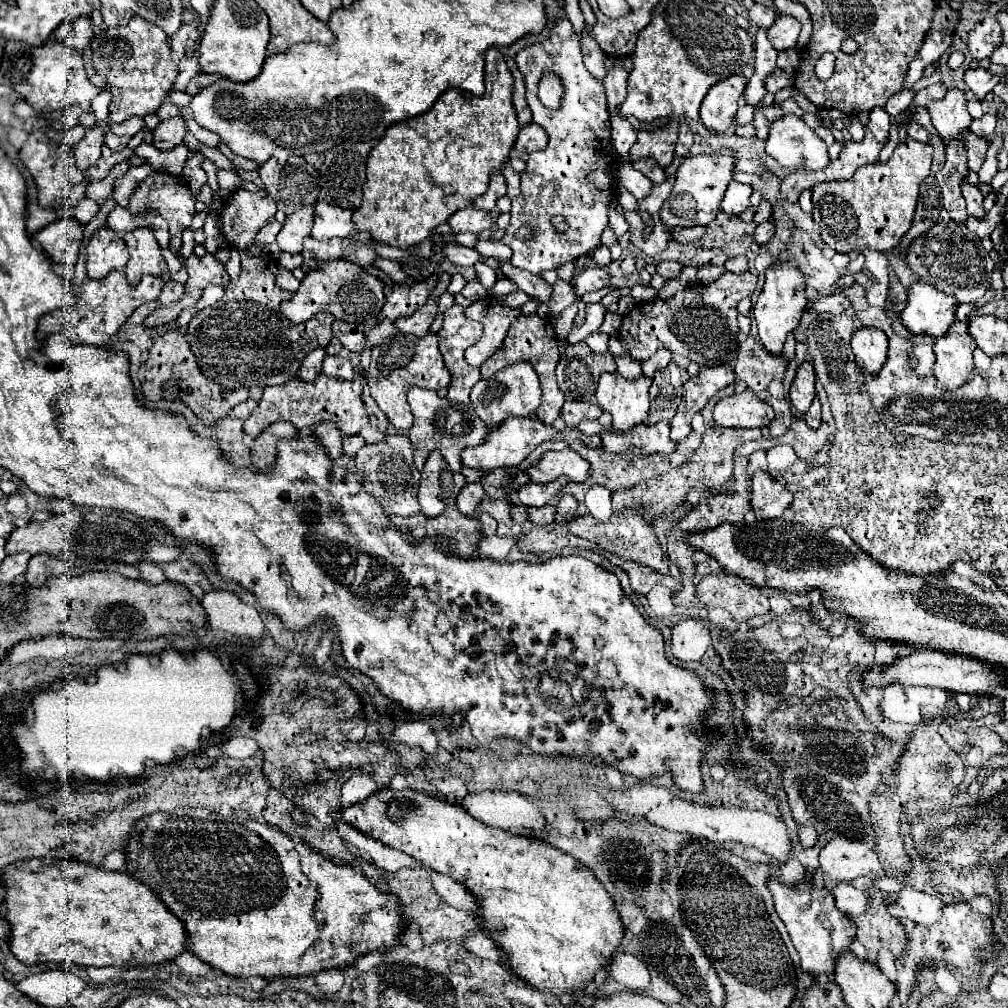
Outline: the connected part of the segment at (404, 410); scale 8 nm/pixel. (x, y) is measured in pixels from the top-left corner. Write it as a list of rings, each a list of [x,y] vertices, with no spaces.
[[[396,333],[388,339],[384,339],[382,345],[372,347],[372,363],[368,367],[366,375],[372,399],[378,403],[378,407],[388,415],[390,423],[398,429],[408,431],[412,427],[412,413],[406,401],[406,393],[412,385],[438,391],[442,387],[450,385],[450,373],[442,361],[442,355],[438,351],[438,335],[428,333],[426,337],[418,339],[408,333]]]

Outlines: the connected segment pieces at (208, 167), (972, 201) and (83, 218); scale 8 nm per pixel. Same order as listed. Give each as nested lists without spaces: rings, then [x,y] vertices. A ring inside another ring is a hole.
[[[206,159],[206,161],[202,163],[202,169],[204,169],[206,175],[208,175],[208,185],[210,185],[214,193],[217,193],[220,190],[220,187],[217,181],[218,167],[216,167],[216,163],[210,161],[210,159]]]
[[[968,181],[962,183],[962,195],[966,199],[966,207],[968,207],[968,215],[974,215],[974,217],[984,217],[984,207],[982,207],[982,201],[984,201],[984,195],[974,187],[970,185]]]
[[[85,197],[76,206],[70,209],[69,216],[74,217],[82,224],[87,224],[93,217],[97,215],[98,211],[98,204]]]

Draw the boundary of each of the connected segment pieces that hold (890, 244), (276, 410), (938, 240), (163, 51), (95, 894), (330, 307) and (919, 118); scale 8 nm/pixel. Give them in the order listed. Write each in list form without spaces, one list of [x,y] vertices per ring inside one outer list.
[[[906,137],[886,163],[860,167],[852,179],[844,183],[820,183],[812,189],[814,223],[820,227],[820,237],[838,253],[876,249],[888,251],[898,247],[912,223],[918,201],[918,185],[930,175],[932,145]]]
[[[320,373],[312,383],[294,377],[280,387],[266,387],[258,407],[244,423],[244,431],[250,437],[256,437],[264,427],[268,427],[274,421],[290,421],[296,429],[314,427],[320,421],[334,421],[338,423],[344,435],[356,435],[364,425],[368,425],[368,413],[362,403],[362,381],[342,381]]]
[[[952,219],[922,233],[908,249],[910,269],[920,277],[920,281],[932,283],[938,291],[956,297],[960,303],[978,303],[984,297],[984,293],[990,289],[990,277],[996,261],[996,251],[988,253],[978,235],[970,233],[966,225],[952,223]]]
[[[132,17],[128,25],[102,27],[96,31],[90,49],[92,67],[106,79],[106,89],[112,95],[110,123],[122,123],[134,115],[144,117],[148,113],[156,113],[172,91],[178,69],[172,63],[168,35],[154,23],[142,17]]]
[[[42,857],[8,865],[4,871],[4,887],[4,919],[10,923],[12,929],[10,947],[22,963],[38,965],[54,961],[96,967],[116,965],[122,969],[130,969],[146,963],[168,963],[182,951],[186,951],[184,925],[180,923],[180,919],[176,919],[176,915],[172,915],[168,907],[164,907],[164,903],[156,899],[156,893],[150,887],[144,887],[140,879],[132,879],[132,875],[124,871],[104,871],[86,863]]]
[[[336,259],[336,261],[320,263],[320,267],[308,271],[306,277],[302,279],[300,289],[292,295],[290,301],[282,305],[282,313],[292,323],[304,323],[320,311],[328,311],[336,319],[364,323],[376,317],[382,305],[384,305],[384,283],[374,275],[368,275],[366,271],[362,271],[362,267],[344,259]]]
[[[912,107],[912,121],[924,125],[924,129],[930,131],[931,135],[939,135],[936,131],[936,127],[932,127],[932,119],[930,119],[926,107]]]

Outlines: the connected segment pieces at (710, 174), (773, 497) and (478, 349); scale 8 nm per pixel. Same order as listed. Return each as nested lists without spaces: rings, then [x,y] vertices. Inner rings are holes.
[[[732,149],[716,151],[710,155],[686,157],[676,171],[676,183],[672,187],[672,193],[660,209],[662,223],[666,227],[694,227],[694,225],[712,223],[716,219],[720,201],[732,177],[734,177],[734,151]]]
[[[756,471],[752,477],[750,503],[758,519],[782,517],[784,509],[792,503],[792,493],[782,487],[770,473]]]
[[[492,297],[474,301],[472,305],[468,305],[464,309],[464,315],[468,319],[480,321],[484,325],[484,335],[474,347],[468,347],[466,361],[472,367],[480,367],[490,355],[494,355],[502,347],[502,341],[508,333],[510,323],[516,321],[518,315],[524,311],[526,311],[526,307],[520,307],[520,309],[504,307],[502,303],[498,303]]]

